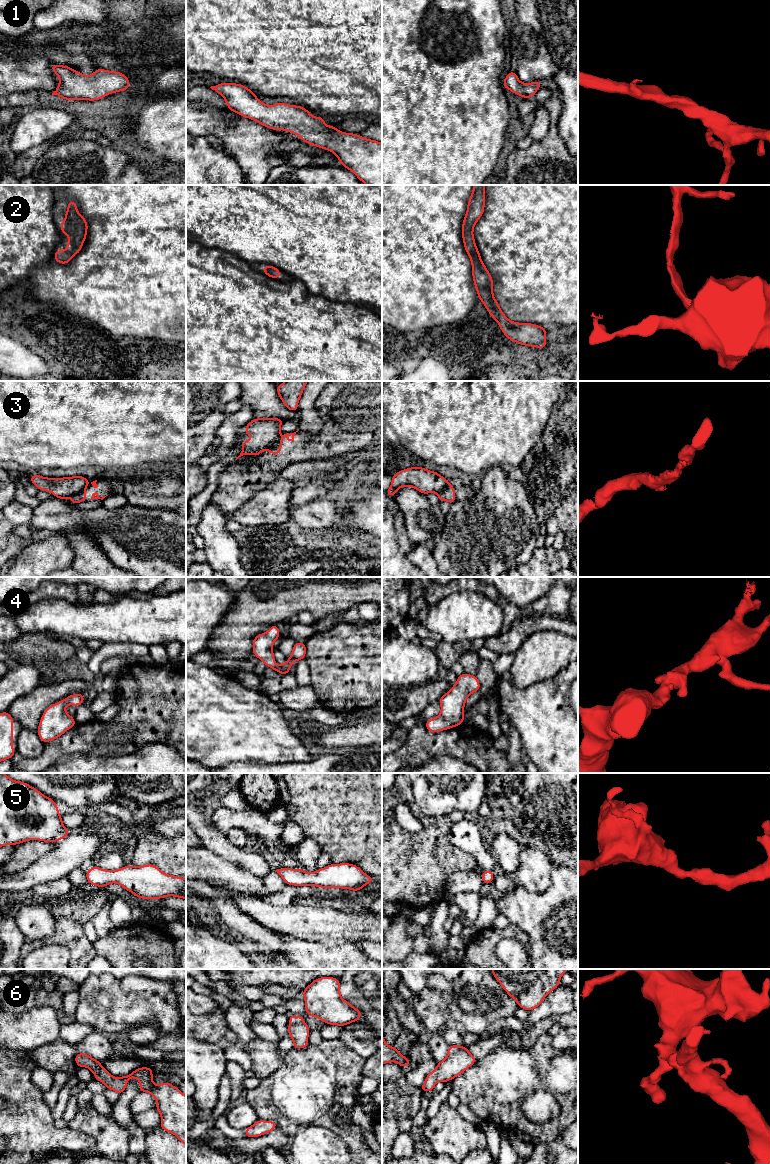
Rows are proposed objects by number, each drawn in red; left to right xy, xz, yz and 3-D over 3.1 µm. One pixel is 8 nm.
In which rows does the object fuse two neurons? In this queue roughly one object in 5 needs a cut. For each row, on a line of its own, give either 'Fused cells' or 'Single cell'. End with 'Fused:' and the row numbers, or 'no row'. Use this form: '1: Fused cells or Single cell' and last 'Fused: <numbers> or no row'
1: Single cell
2: Single cell
3: Fused cells
4: Single cell
5: Single cell
6: Single cell
Fused: 3

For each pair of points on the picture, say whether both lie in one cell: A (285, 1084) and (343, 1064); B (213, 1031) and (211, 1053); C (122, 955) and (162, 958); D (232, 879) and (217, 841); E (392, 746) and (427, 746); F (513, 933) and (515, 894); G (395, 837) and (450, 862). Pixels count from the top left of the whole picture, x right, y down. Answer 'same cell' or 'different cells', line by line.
A: same cell
B: different cells
C: same cell
D: different cells
E: different cells
F: different cells
G: same cell

